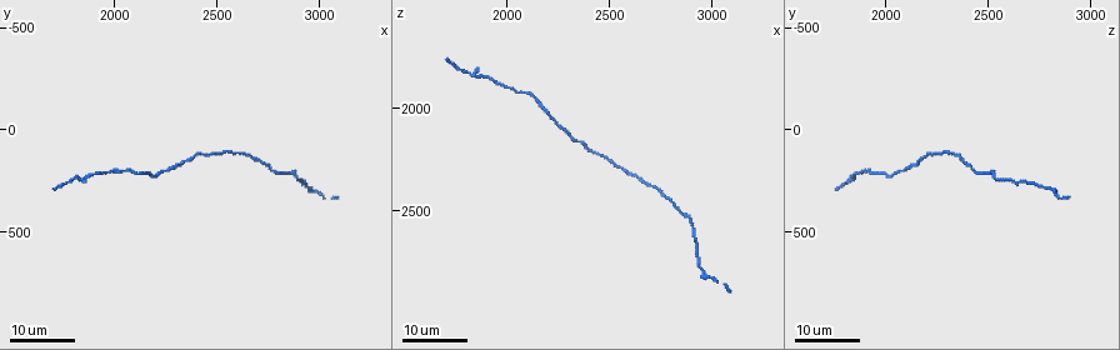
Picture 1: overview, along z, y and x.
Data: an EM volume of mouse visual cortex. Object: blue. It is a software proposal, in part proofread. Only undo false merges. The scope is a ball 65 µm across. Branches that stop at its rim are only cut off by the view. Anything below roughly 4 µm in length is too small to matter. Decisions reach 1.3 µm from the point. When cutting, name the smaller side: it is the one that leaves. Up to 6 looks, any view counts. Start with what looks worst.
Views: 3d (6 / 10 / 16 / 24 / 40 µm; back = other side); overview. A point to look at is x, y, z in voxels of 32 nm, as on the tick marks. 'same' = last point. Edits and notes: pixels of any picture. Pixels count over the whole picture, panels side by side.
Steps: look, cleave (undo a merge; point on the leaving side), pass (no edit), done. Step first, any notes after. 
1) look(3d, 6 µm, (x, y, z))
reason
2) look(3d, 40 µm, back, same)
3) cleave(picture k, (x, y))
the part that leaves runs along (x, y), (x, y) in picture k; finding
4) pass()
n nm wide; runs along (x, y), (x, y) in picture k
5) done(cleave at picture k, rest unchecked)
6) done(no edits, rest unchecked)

look(3d, 16 µm, (1830, 230, 1830))
three-way junction

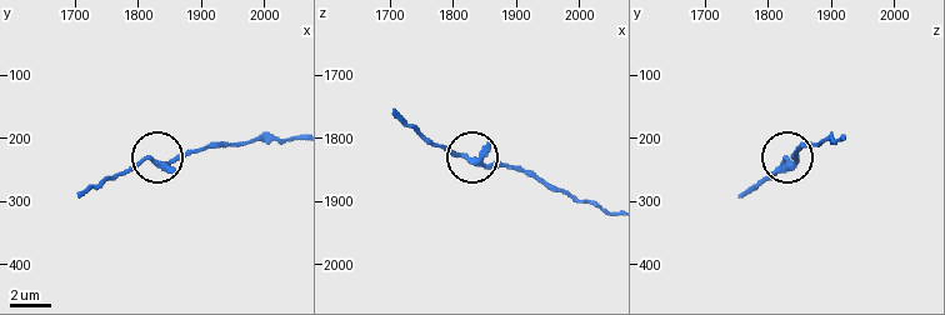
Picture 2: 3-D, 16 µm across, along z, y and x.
look(3d, 6 µm, (1820, 235, 1830))

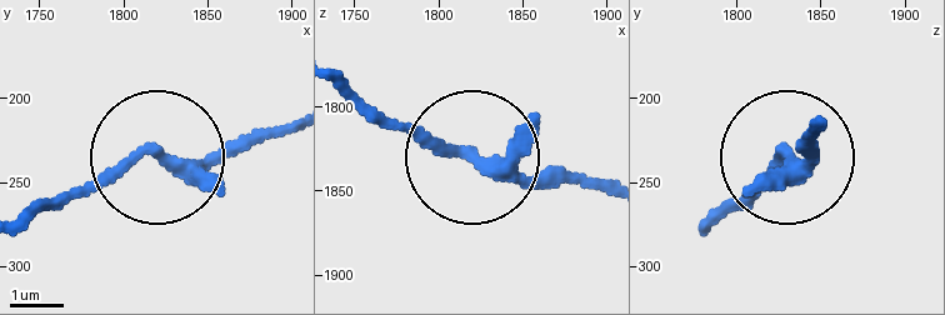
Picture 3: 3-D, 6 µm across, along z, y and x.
pass()
runs along (291, 125), (184, 165), (144, 151), (116, 161), (28, 228) in picture 3; all the same cell

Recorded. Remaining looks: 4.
look(3d, 24 µm, (2890, 230, 2530))
sudden change in width

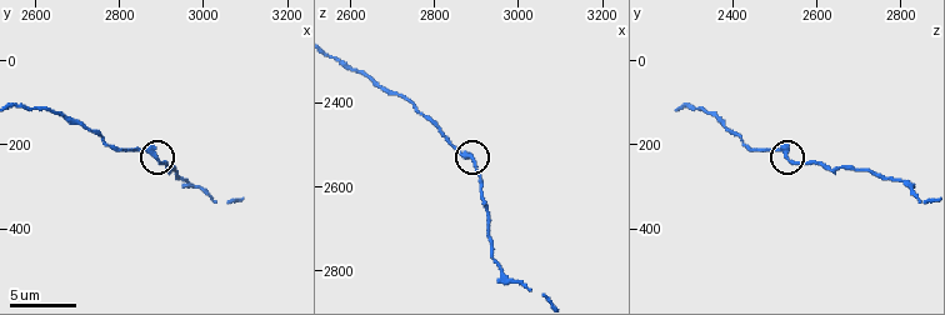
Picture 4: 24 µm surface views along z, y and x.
look(3d, 6 µm, (2895, 240, 2540))
zoom in

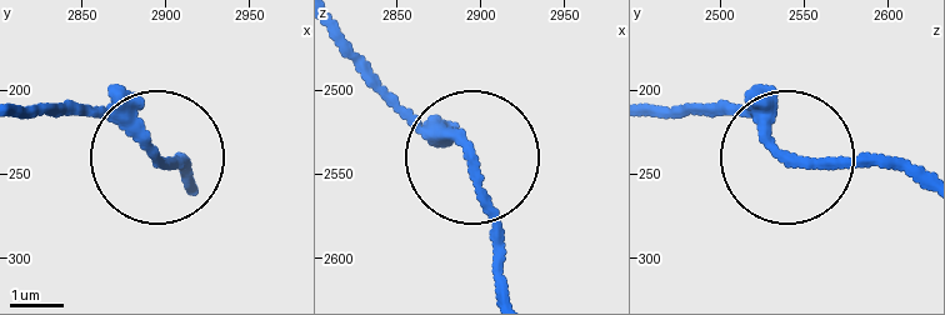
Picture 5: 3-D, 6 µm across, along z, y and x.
pass()
runs along (346, 46), (463, 154), (503, 288) in picture 5; continuous, no second cell

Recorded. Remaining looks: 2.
look(3d, 16 µm, (2160, 220, 1980))
thick turns thin

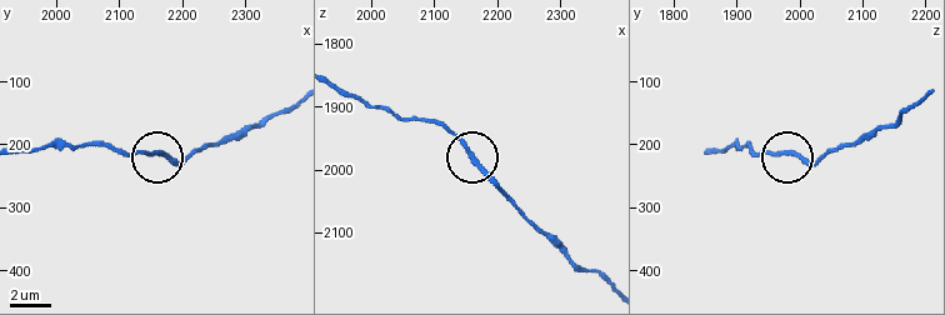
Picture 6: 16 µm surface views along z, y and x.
look(3d, 6 µm, (2150, 215, 1970))

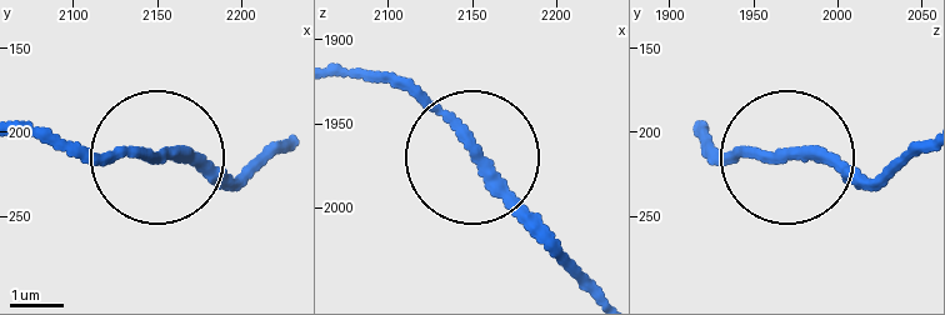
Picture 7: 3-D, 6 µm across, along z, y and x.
pass()
runs along (590, 291), (441, 116), (379, 81) in picture 7; all the same cell

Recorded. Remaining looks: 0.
done(no edits, rest unchecked)

